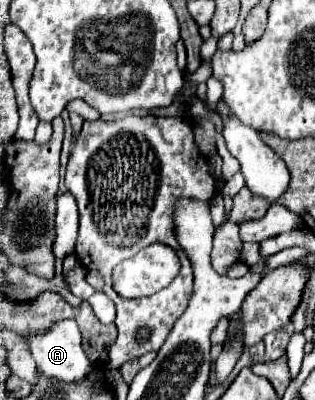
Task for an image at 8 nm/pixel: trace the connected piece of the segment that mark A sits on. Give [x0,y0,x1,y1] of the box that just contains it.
[28,320,92,382]

